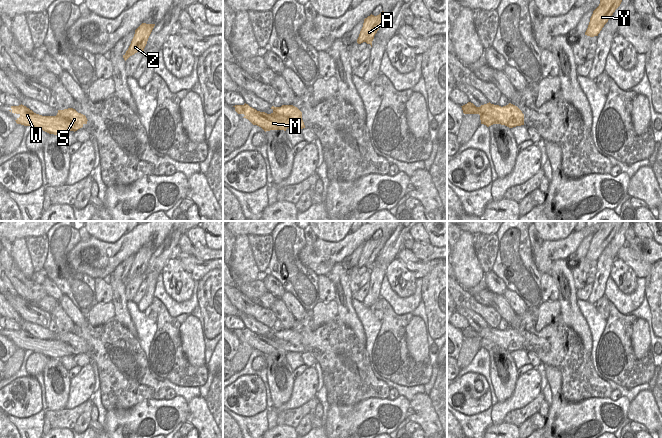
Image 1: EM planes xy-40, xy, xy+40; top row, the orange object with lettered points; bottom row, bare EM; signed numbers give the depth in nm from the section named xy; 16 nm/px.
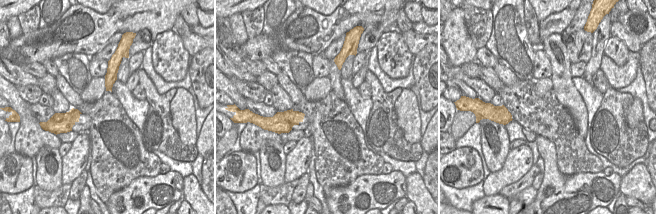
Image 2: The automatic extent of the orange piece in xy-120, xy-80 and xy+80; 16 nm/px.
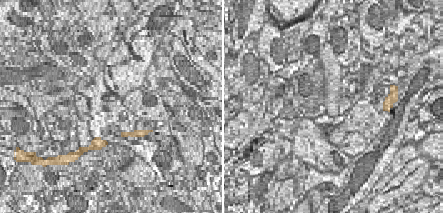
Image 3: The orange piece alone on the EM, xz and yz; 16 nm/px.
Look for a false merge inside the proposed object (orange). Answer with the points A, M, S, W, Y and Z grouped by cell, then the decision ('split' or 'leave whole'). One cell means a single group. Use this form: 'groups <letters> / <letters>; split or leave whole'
groups A S Y Z / M W; split

